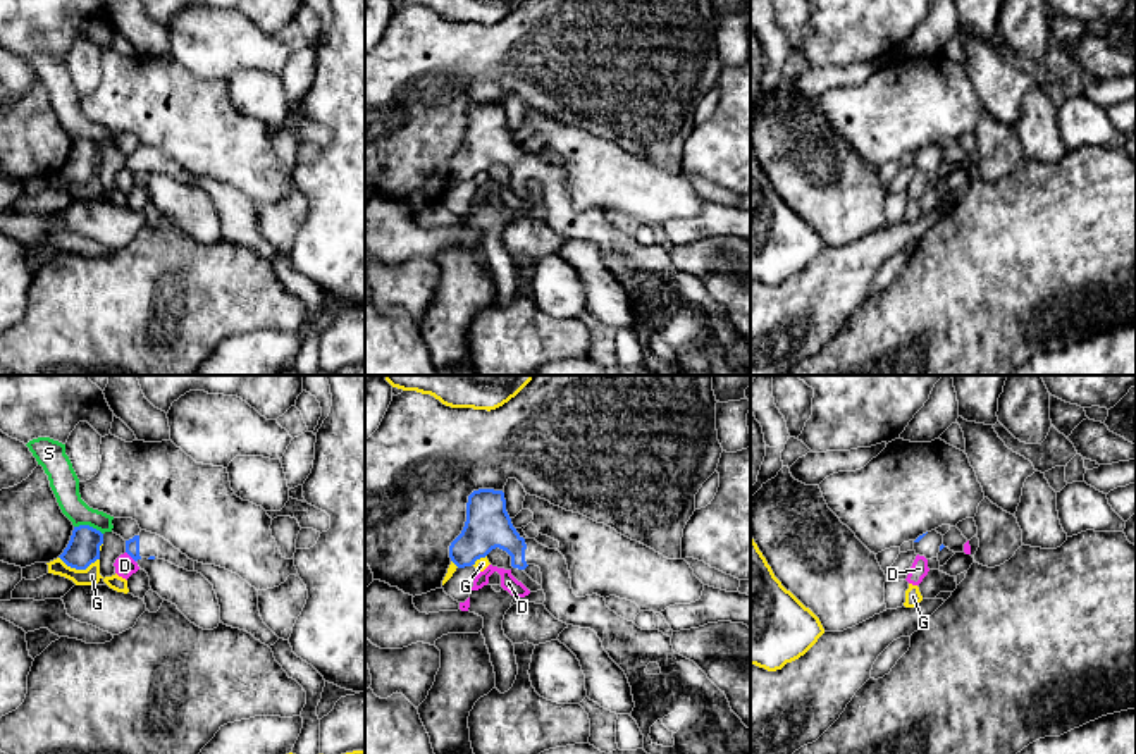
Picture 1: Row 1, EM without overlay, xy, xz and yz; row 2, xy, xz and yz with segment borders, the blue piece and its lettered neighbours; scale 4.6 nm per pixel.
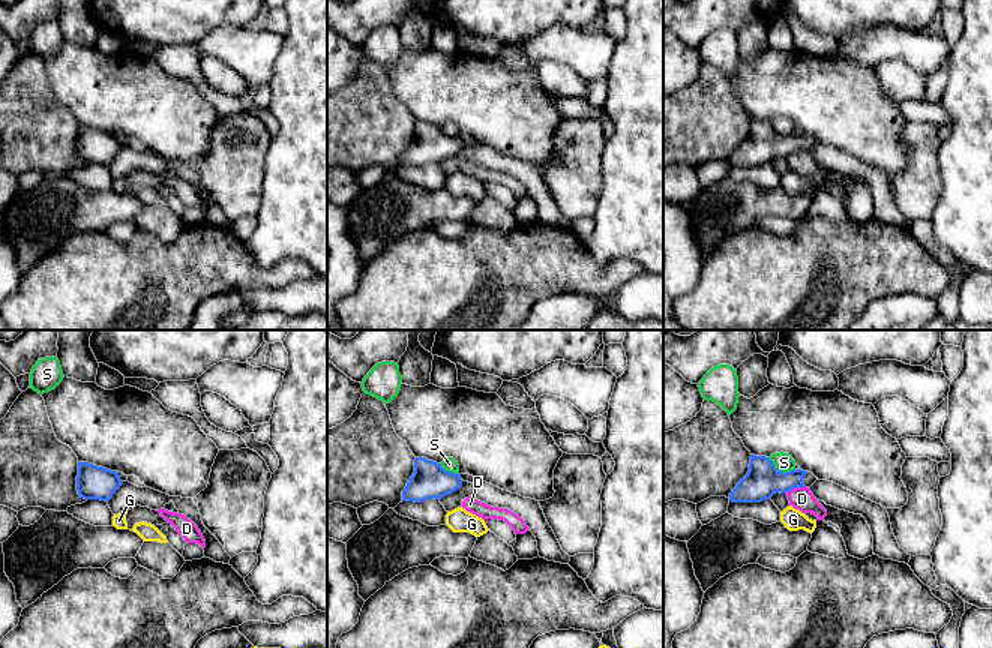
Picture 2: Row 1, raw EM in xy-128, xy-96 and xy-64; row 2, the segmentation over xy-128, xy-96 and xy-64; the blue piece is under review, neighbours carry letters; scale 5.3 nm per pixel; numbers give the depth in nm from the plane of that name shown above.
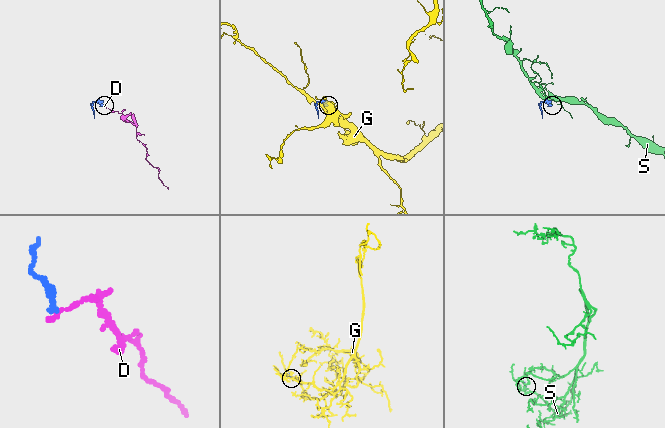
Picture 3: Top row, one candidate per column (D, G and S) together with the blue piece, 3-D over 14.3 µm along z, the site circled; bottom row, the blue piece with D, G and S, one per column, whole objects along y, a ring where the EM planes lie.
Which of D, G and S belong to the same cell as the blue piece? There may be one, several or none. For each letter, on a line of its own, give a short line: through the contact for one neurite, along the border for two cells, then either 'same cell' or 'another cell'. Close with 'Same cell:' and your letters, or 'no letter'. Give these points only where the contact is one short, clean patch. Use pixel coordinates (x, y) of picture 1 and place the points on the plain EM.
D: line xy (126, 166), (135, 176); another cell
G: another cell
S: line xy (74, 140), (92, 140), (102, 148); another cell
Same cell: no letter

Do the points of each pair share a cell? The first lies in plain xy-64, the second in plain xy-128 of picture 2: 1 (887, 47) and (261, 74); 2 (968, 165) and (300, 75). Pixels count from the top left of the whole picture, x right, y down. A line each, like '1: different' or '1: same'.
1: same
2: same

